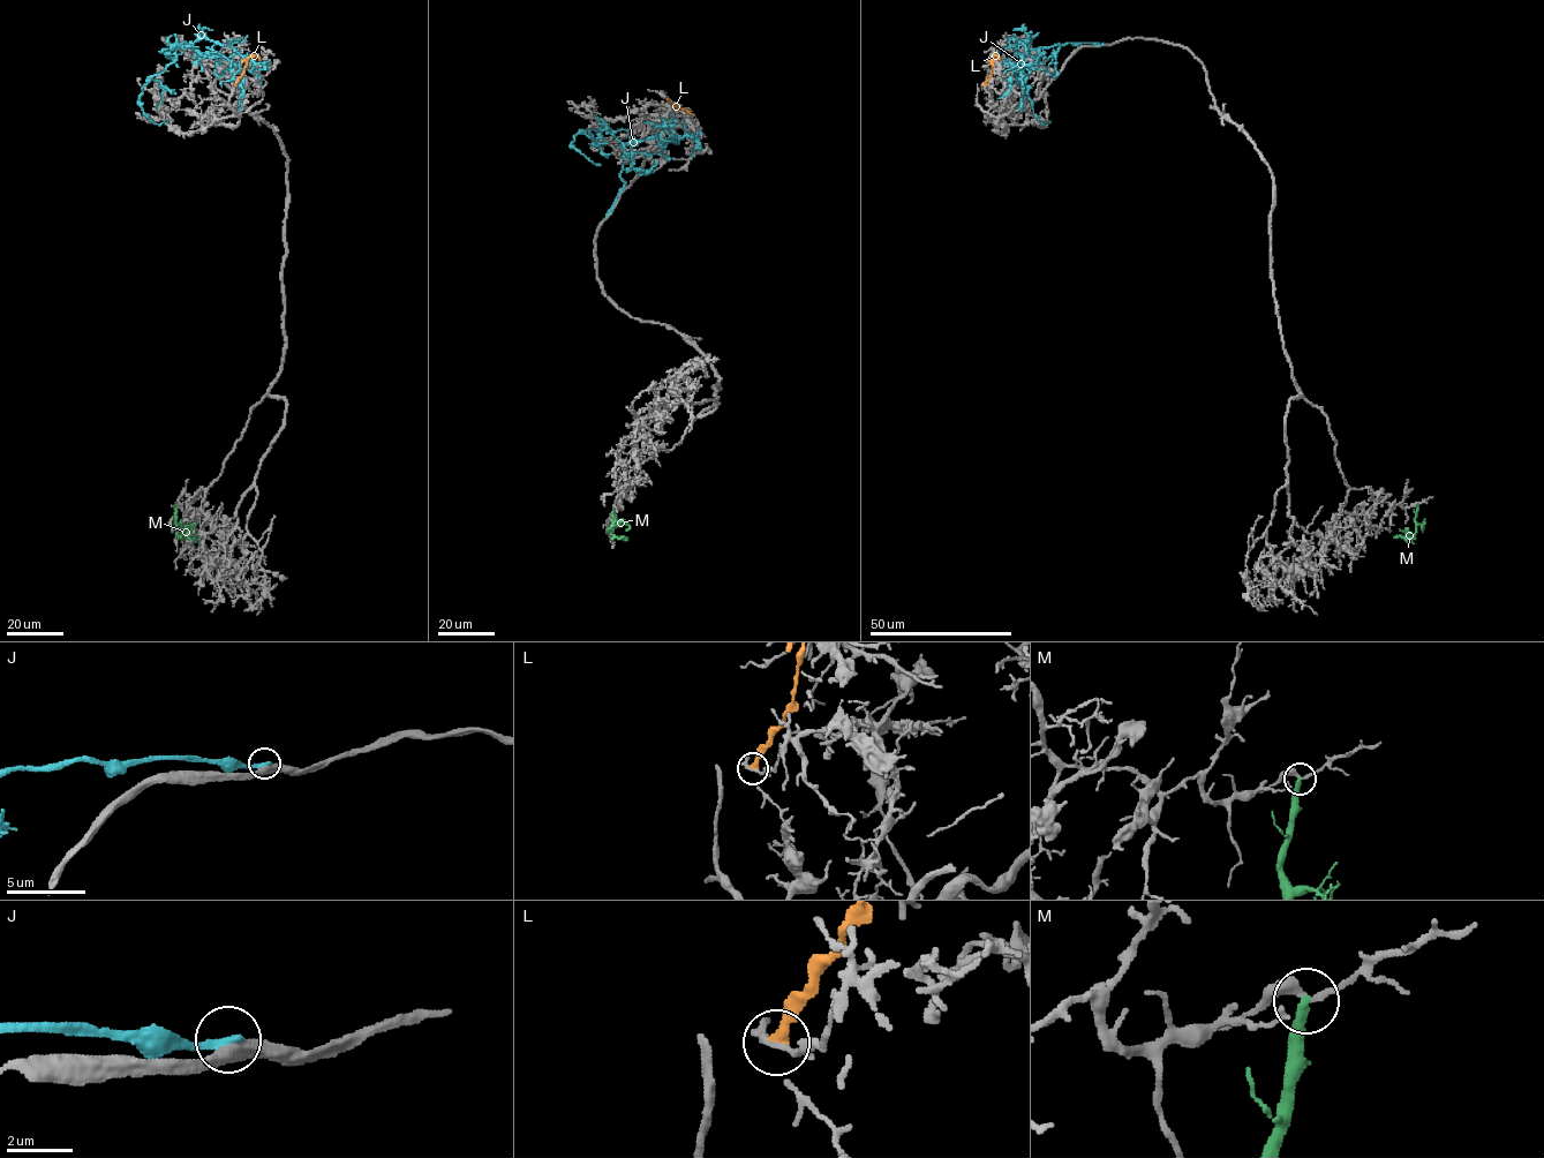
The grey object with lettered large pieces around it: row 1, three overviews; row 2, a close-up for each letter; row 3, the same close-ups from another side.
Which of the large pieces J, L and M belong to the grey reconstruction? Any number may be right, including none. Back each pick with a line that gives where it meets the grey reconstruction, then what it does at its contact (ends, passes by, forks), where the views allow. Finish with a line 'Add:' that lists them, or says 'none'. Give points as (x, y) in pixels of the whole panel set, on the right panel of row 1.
Add: none

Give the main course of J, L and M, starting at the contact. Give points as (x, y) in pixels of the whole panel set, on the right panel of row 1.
J: (1102, 44), (1030, 49), (1021, 43), (1015, 47), (1016, 81), (1040, 122), (1049, 121)
L: (984, 85), (993, 57), (999, 60)
M: (1418, 504), (1416, 533), (1407, 538), (1414, 543)

